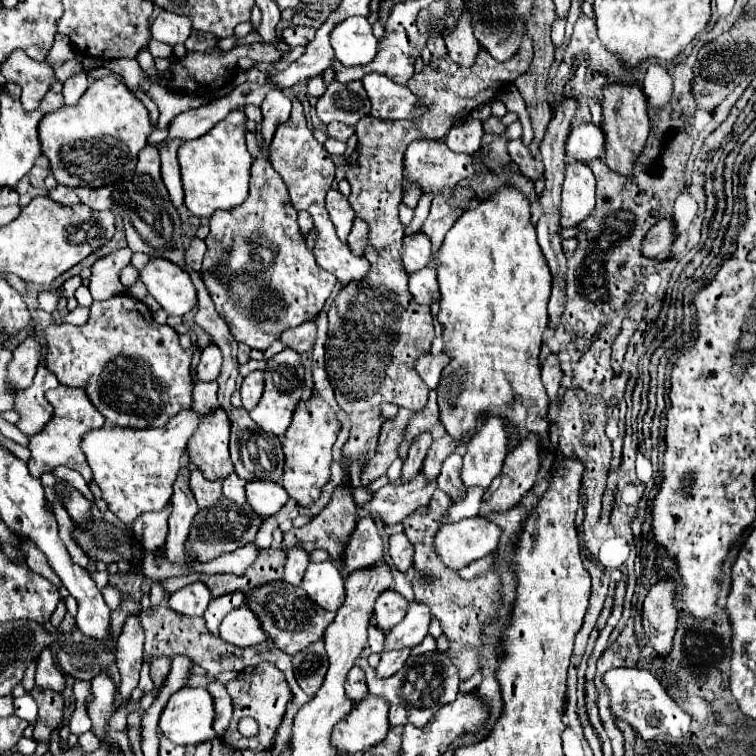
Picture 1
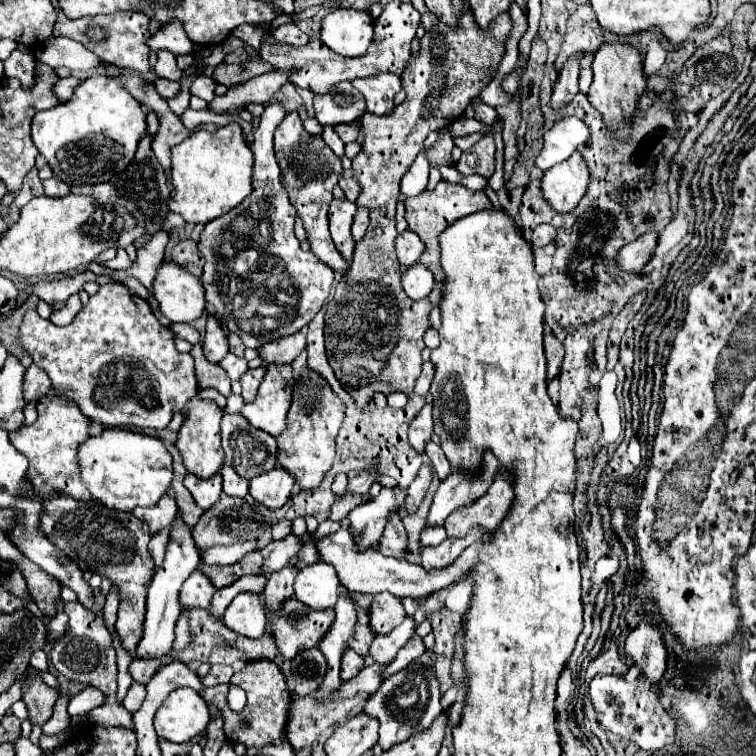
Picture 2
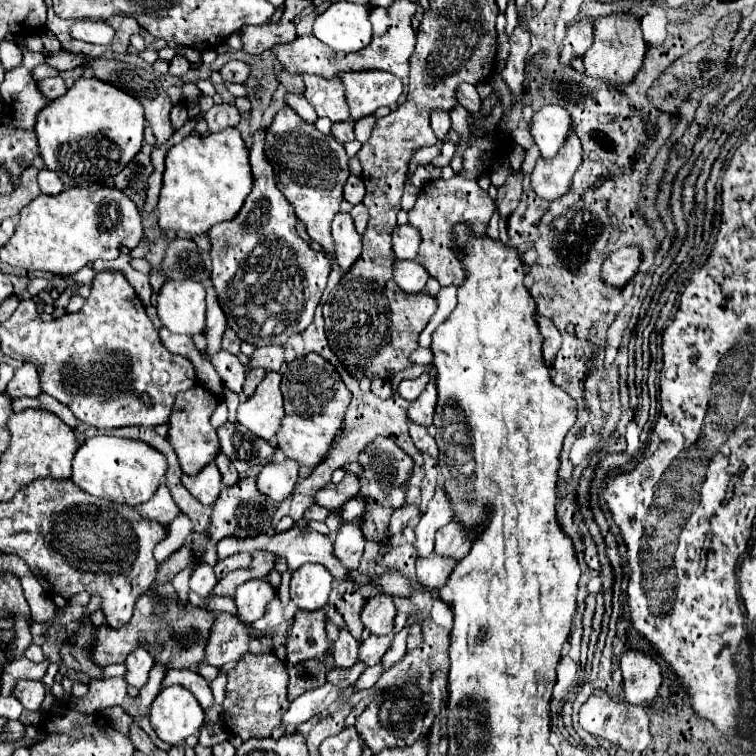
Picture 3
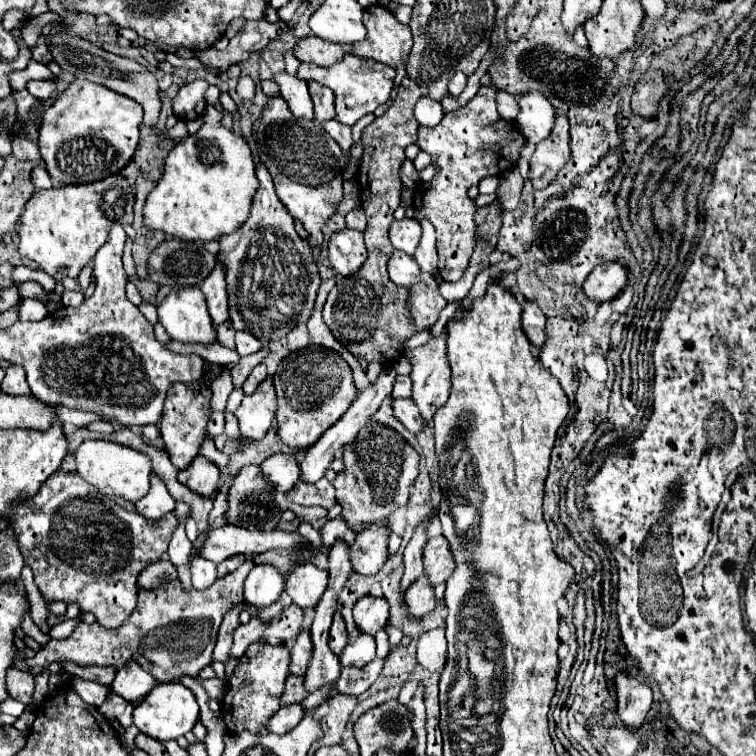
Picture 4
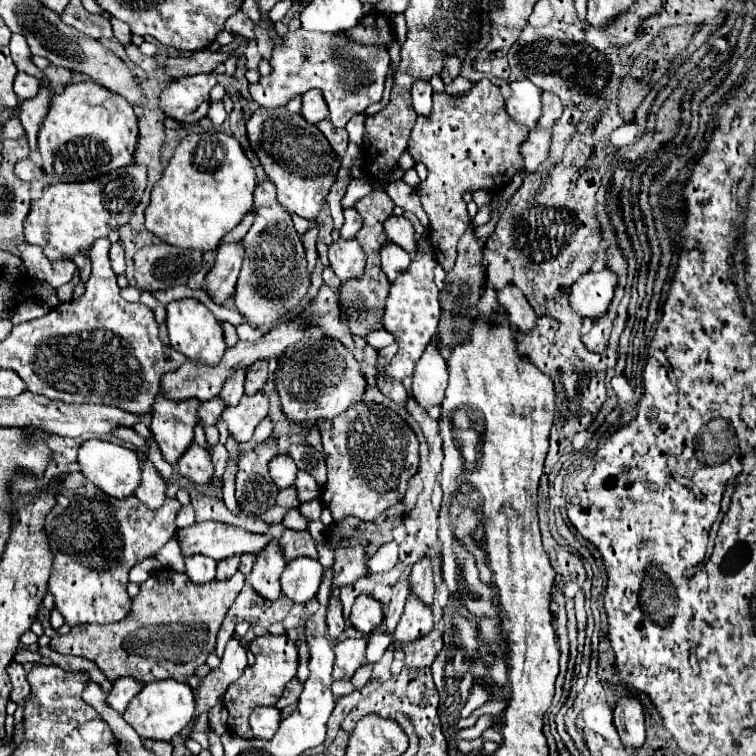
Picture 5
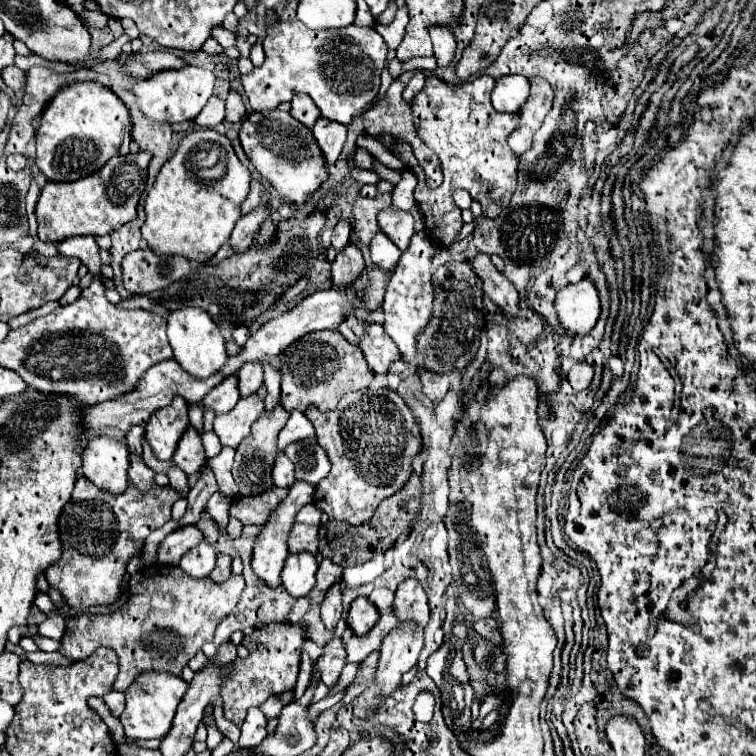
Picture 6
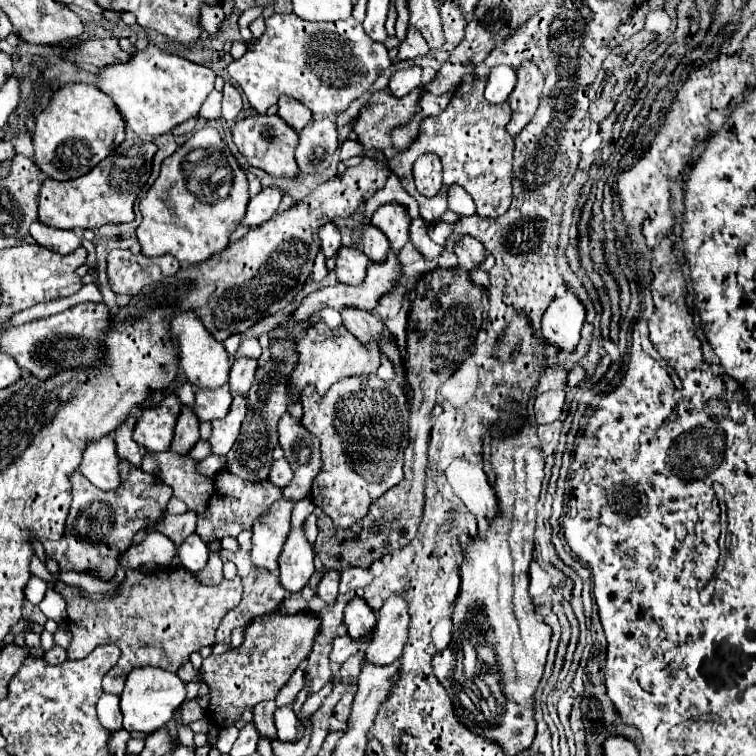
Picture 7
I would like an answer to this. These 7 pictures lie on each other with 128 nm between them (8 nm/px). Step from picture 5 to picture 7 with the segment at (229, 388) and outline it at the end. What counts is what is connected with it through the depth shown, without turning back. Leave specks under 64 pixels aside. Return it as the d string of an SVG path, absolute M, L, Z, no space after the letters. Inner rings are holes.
M228 384L218 388L216 392L196 392L194 412L202 422L212 422L216 418L224 418L232 404L232 396L228 392Z

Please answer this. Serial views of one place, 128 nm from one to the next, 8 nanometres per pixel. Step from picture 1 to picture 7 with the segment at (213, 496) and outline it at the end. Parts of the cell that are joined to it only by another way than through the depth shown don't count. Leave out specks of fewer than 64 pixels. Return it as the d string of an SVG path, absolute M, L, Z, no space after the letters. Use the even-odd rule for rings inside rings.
M182 406L176 428L174 428L174 440L172 440L170 450L178 452L178 454L186 454L200 440L198 424L200 424L200 420L196 420L194 410Z

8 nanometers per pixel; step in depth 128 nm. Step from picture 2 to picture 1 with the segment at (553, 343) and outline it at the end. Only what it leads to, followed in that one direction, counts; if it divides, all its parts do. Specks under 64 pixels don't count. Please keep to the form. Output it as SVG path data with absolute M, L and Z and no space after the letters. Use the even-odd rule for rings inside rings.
M548 354L544 358L542 364L542 384L550 396L550 400L556 400L556 392L560 386L560 378L562 378L562 370L560 370L560 360L556 354Z

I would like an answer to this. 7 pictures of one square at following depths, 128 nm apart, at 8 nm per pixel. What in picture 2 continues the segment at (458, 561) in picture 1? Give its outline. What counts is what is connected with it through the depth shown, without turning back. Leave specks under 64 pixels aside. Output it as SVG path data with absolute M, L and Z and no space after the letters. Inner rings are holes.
M474 528L472 534L468 534L466 538L460 540L444 540L440 546L428 546L422 548L420 558L422 558L422 568L424 570L432 570L432 568L446 568L450 566L470 544L478 542L478 540L488 540L490 534L484 532L482 528Z

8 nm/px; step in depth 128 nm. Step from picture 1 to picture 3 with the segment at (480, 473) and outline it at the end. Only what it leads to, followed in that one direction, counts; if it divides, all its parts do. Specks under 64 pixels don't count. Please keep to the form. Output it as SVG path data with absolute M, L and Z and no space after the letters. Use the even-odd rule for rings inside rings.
M440 486L434 494L434 498L428 502L428 510L420 516L418 524L414 526L414 550L416 550L416 558L424 558L428 554L432 554L432 536L436 534L438 528L442 528L444 524L448 524L452 518L450 512L450 504L446 498L444 488Z

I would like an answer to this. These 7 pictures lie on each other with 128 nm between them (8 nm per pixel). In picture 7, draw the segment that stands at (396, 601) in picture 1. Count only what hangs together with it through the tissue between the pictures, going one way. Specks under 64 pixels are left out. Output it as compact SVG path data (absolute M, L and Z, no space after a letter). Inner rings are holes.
M352 598L344 610L344 624L348 628L348 634L358 640L372 632L372 628L376 626L376 614L362 598Z

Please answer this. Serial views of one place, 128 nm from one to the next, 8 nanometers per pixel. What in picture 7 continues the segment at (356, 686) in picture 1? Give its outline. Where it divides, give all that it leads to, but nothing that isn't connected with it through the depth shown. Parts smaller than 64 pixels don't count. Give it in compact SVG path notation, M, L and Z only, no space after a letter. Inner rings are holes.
M328 570L322 580L320 580L320 586L318 586L318 596L328 604L332 606L336 602L336 596L338 596L338 582L340 582L340 574L336 570Z

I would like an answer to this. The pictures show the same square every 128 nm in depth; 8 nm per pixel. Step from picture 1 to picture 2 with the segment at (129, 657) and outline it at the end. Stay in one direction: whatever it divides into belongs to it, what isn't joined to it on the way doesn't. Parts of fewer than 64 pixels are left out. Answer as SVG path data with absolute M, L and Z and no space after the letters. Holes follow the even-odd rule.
M56 496L44 500L42 506L44 510L40 514L40 530L46 534L46 538L58 550L70 556L70 560L76 562L82 572L100 574L102 578L108 578L112 586L118 588L120 604L116 630L122 638L122 646L132 654L132 648L136 648L142 636L146 592L154 576L154 560L148 550L148 524L144 520L138 520L132 512L112 510L96 500L84 502Z

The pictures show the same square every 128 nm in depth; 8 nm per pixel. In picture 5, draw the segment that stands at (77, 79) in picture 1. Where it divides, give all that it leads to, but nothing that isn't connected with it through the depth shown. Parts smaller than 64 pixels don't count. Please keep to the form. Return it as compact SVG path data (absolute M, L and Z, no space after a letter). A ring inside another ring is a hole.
M18 72L16 78L14 78L14 92L20 100L28 100L28 98L34 98L38 94L38 80L30 74L24 74L24 72Z

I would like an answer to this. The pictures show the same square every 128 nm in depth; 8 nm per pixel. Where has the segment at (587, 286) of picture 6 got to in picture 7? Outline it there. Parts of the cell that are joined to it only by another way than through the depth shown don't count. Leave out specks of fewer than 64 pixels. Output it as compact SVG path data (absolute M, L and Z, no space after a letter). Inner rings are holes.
M566 292L562 298L552 300L544 312L540 328L542 340L562 352L572 352L580 340L584 316L586 312L580 300L572 292Z

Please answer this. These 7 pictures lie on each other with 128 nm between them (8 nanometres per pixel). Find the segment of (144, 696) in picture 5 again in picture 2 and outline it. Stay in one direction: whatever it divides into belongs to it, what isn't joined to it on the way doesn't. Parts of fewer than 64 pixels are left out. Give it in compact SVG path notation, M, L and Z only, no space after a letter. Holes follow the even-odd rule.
M176 688L154 716L156 734L168 742L194 740L210 722L210 710L198 692Z

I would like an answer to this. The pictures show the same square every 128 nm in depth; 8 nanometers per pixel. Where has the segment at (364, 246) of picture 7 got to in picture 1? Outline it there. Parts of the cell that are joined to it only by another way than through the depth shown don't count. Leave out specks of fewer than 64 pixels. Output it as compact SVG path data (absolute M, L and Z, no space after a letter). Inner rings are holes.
M430 266L422 268L420 272L410 274L408 288L410 288L410 294L414 296L414 300L418 300L420 304L432 304L432 302L440 300L438 288L436 288L436 270Z

